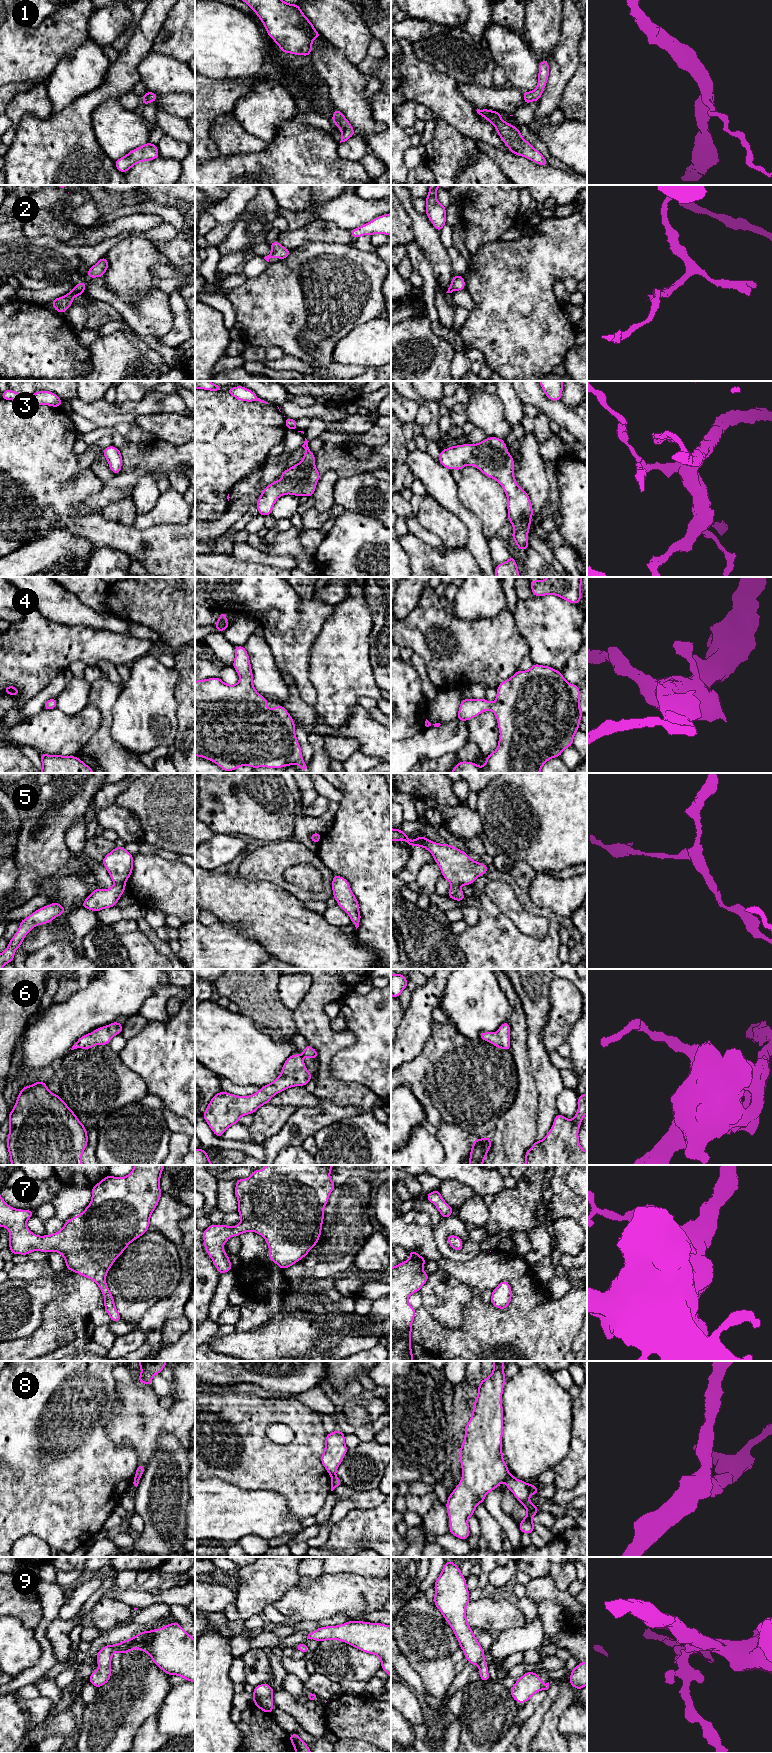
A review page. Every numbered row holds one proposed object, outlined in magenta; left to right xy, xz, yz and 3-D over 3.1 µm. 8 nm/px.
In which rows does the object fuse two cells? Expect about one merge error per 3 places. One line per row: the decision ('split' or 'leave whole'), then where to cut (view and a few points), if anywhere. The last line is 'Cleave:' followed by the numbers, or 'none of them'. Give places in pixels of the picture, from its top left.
1: leave whole; cut none
2: leave whole; cut none
3: leave whole; cut none
4: leave whole; cut none
5: split; cut xy (114, 883), (124, 886)
6: leave whole; cut none
7: leave whole; cut none
8: split; cut yz (508, 1473), (504, 1480)
9: leave whole; cut none
Cleave: 5, 8

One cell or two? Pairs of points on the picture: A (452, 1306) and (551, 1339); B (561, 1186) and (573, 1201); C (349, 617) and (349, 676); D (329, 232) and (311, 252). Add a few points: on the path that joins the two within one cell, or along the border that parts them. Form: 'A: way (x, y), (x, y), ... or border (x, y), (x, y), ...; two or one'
A: border (468, 1286), (463, 1322), (449, 1329); two
B: way (562, 1190), (569, 1197); one
C: way (349, 632), (349, 661); one
D: border (343, 243), (307, 242), (297, 248); two

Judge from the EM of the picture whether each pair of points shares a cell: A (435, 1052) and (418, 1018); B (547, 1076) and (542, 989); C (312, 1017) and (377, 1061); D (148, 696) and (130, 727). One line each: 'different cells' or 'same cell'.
A: different cells
B: same cell
C: different cells
D: same cell

